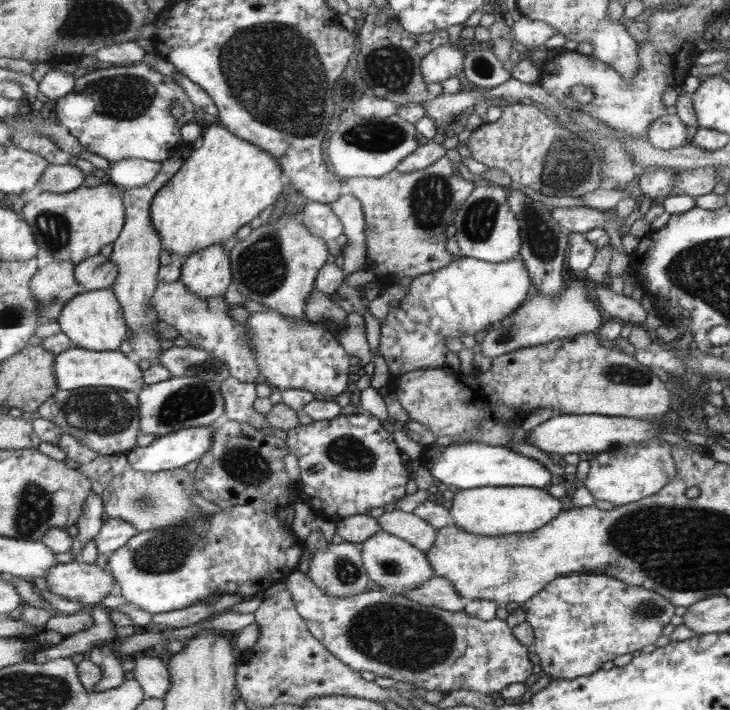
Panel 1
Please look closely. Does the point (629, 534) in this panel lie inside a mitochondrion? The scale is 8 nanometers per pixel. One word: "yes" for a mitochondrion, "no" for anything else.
yes

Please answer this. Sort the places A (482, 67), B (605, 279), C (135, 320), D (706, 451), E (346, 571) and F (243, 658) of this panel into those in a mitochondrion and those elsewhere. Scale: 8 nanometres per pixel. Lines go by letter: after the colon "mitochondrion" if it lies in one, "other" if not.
A: other
B: other
C: other
D: other
E: mitochondrion
F: other

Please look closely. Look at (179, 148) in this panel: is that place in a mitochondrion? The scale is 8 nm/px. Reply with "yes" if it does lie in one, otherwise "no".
no

